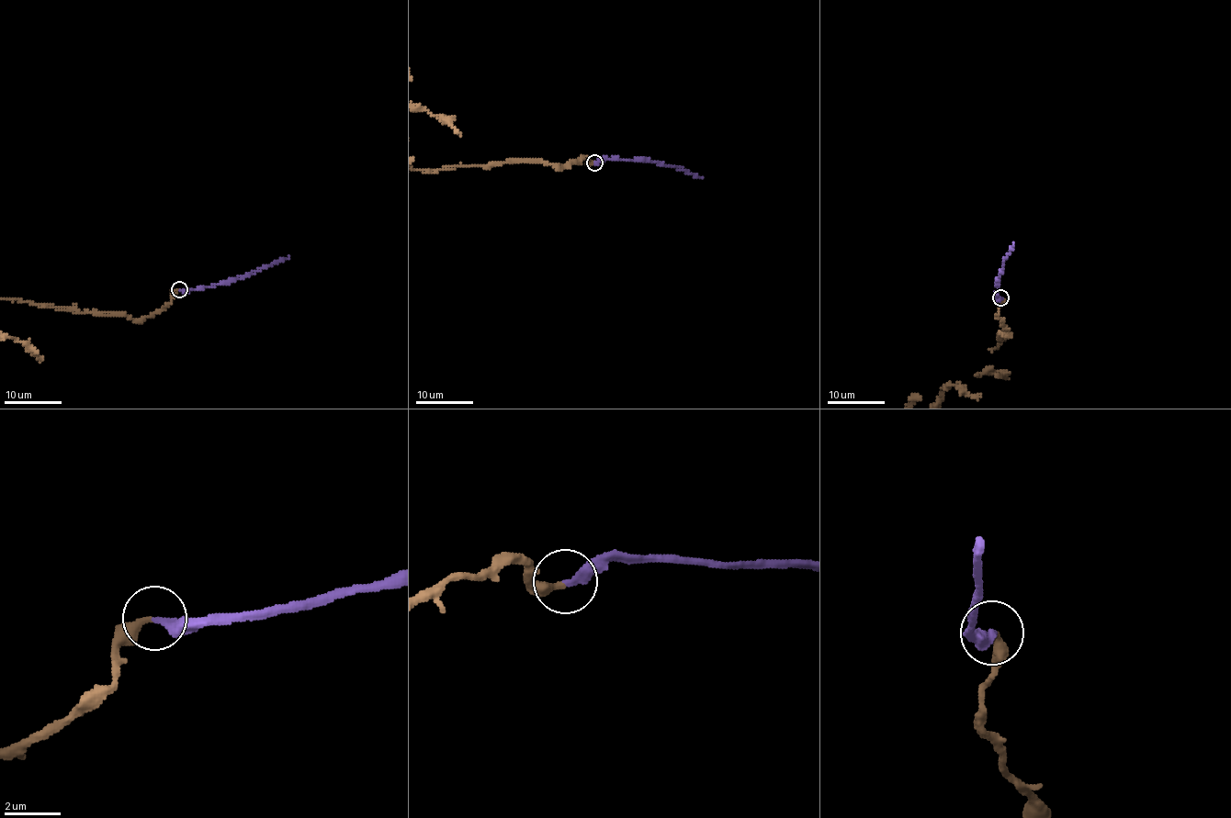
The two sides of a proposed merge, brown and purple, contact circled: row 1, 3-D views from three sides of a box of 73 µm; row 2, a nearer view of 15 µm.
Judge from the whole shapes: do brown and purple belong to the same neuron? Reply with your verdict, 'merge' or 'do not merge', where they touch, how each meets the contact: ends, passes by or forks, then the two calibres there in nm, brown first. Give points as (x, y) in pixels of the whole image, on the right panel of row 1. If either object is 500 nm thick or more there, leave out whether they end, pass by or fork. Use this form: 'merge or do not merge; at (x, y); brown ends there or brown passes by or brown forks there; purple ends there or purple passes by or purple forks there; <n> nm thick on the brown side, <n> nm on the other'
merge; at (1000, 297); brown ends there; purple ends there; 320 nm thick on the brown side, 320 nm on the other

